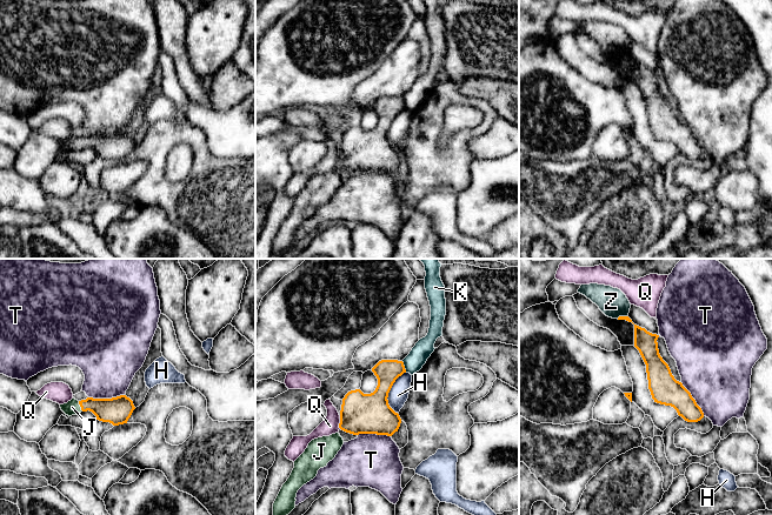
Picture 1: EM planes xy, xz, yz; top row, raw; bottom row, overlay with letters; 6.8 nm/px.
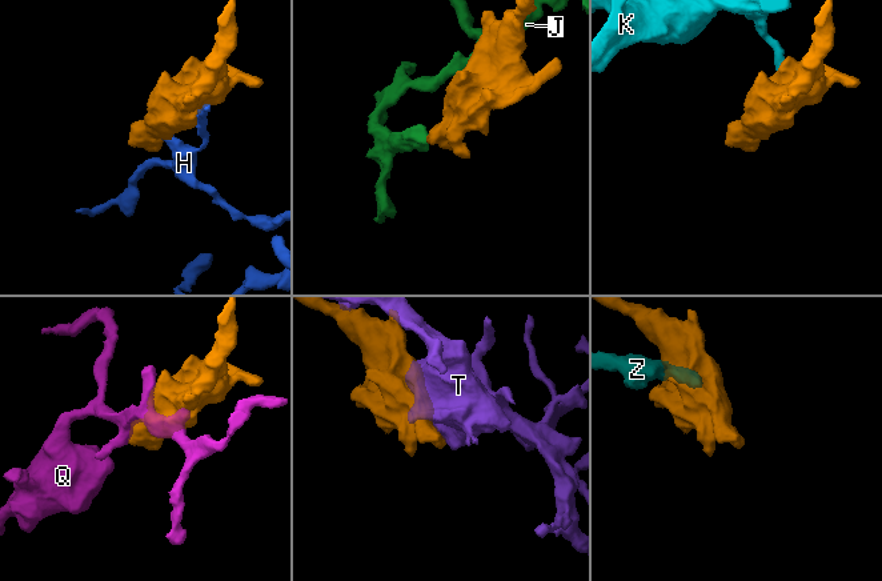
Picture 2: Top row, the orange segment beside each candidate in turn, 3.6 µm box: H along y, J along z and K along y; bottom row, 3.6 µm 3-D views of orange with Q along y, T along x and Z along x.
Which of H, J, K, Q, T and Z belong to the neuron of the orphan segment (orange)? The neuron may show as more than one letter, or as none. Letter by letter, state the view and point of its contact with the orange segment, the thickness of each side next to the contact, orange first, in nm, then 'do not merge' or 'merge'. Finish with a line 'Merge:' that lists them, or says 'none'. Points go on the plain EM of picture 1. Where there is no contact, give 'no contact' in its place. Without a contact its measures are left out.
H: contact xz (388, 128); calibres 280 and 140 nm; do not merge
J: contact xy (80, 142); calibres 190 and 100 nm; merge
K: contact xz (404, 104); calibres 160 and 140 nm; do not merge
Q: contact xz (340, 159); calibres 280 and 120 nm; do not merge
T: contact xy (106, 135); calibres 190 and 380 nm; do not merge
Z: contact yz (621, 53); calibres 150 and 190 nm; do not merge
Merge: J

